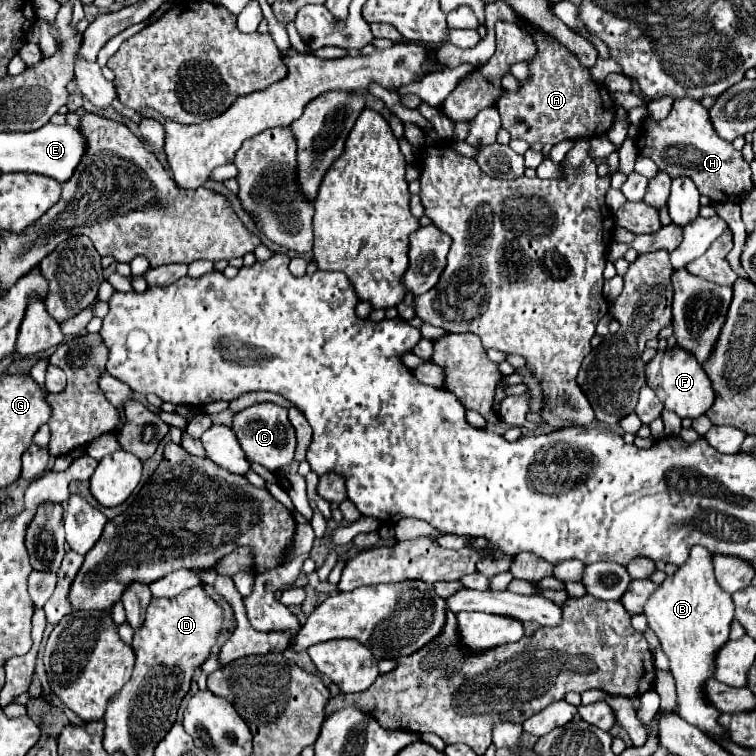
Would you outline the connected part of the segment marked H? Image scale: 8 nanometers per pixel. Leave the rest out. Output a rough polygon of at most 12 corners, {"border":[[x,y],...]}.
{"border":[[695,99],[647,117],[635,143],[713,203],[755,187],[741,151]]}

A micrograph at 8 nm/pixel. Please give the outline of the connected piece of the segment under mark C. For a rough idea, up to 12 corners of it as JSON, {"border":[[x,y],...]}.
{"border":[[259,403],[235,413],[247,459],[269,471],[293,461],[287,409]]}

